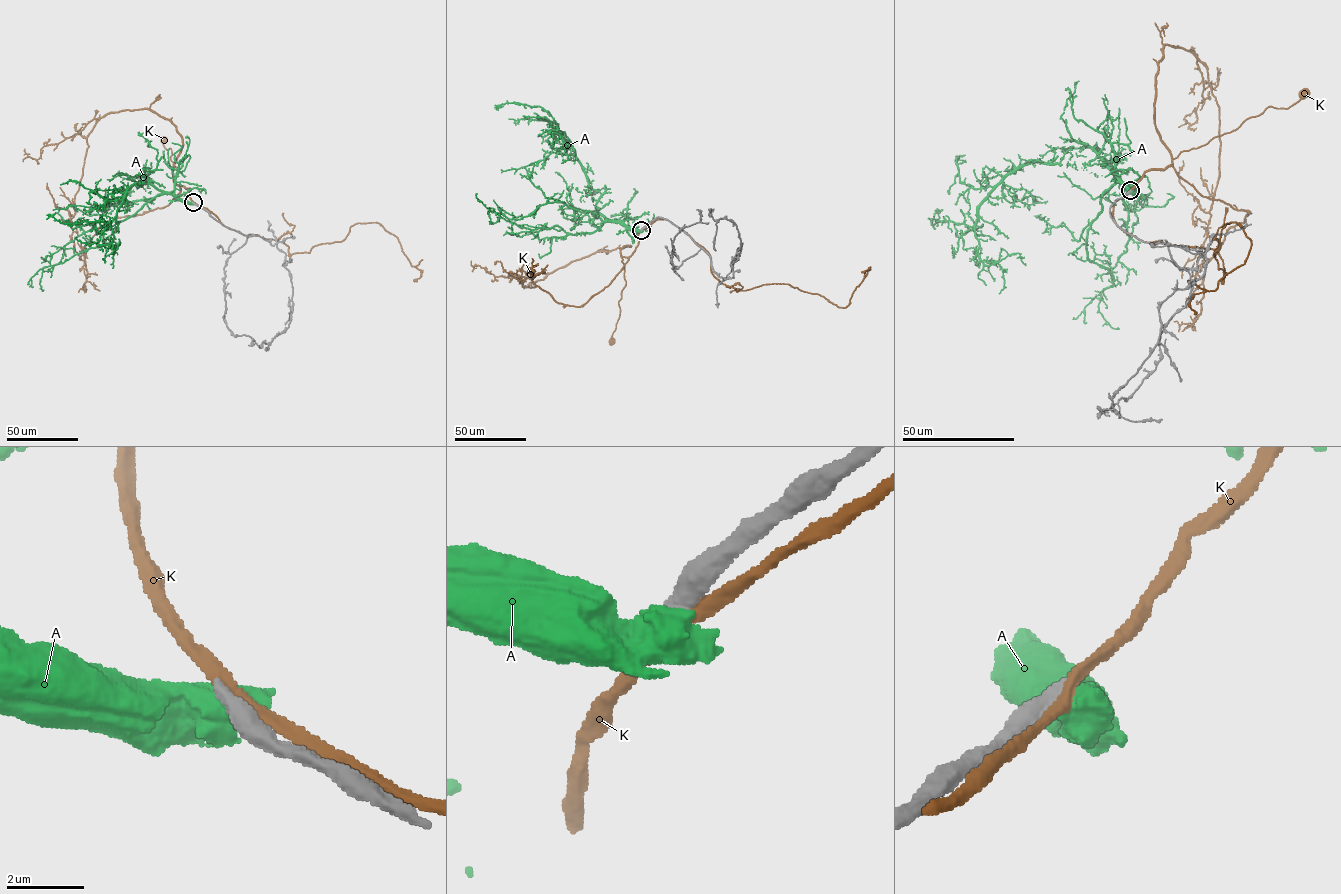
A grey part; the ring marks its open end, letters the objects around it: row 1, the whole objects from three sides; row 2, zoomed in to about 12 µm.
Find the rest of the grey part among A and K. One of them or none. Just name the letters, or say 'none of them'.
none of them

